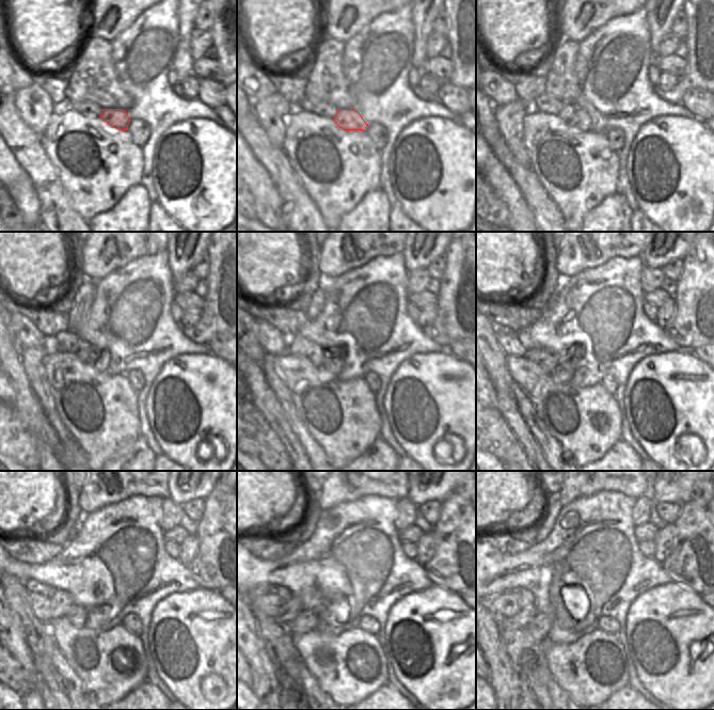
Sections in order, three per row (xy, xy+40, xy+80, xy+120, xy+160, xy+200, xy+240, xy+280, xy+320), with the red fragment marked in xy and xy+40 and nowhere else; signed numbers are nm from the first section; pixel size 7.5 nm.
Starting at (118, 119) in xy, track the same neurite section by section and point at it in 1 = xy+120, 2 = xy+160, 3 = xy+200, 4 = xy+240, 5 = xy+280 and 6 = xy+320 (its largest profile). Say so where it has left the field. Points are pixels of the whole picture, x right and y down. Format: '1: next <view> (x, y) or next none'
1: next xy+120 (99, 359)
2: next xy+160 (333, 362)
3: next xy+200 (562, 374)
4: next xy+240 (77, 616)
5: next xy+280 (307, 621)
6: next xy+320 (538, 628)

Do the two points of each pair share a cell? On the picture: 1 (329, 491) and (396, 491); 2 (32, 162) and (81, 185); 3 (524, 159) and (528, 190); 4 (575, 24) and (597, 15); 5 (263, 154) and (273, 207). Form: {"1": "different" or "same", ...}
{"1": "same", "2": "different", "3": "different", "4": "same", "5": "different"}

